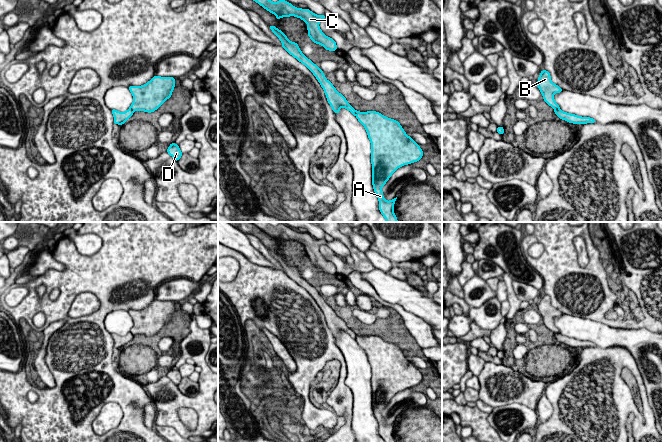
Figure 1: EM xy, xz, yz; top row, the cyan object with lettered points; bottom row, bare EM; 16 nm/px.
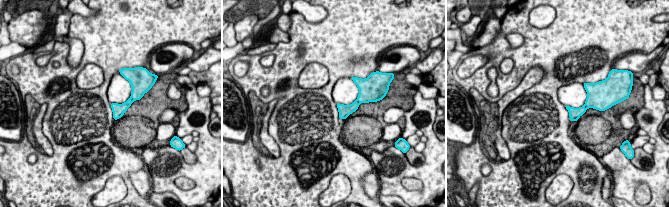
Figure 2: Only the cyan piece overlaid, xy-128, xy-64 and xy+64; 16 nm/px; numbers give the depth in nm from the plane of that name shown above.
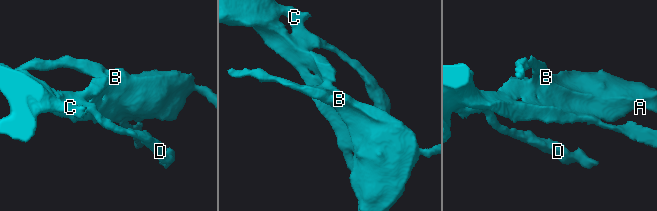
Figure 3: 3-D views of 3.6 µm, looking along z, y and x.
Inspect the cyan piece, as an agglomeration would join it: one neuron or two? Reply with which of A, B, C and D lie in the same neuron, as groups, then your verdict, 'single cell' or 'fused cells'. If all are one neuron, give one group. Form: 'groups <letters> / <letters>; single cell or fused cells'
groups A B C D; single cell

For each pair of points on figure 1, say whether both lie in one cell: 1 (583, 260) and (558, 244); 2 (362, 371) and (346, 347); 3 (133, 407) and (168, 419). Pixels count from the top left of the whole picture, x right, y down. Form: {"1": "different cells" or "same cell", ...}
{"1": "different cells", "2": "same cell", "3": "different cells"}

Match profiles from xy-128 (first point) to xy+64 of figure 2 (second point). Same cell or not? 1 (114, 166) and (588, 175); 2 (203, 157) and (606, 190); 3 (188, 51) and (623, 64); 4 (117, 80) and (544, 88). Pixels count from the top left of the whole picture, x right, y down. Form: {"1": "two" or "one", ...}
{"1": "one", "2": "two", "3": "one", "4": "two"}

